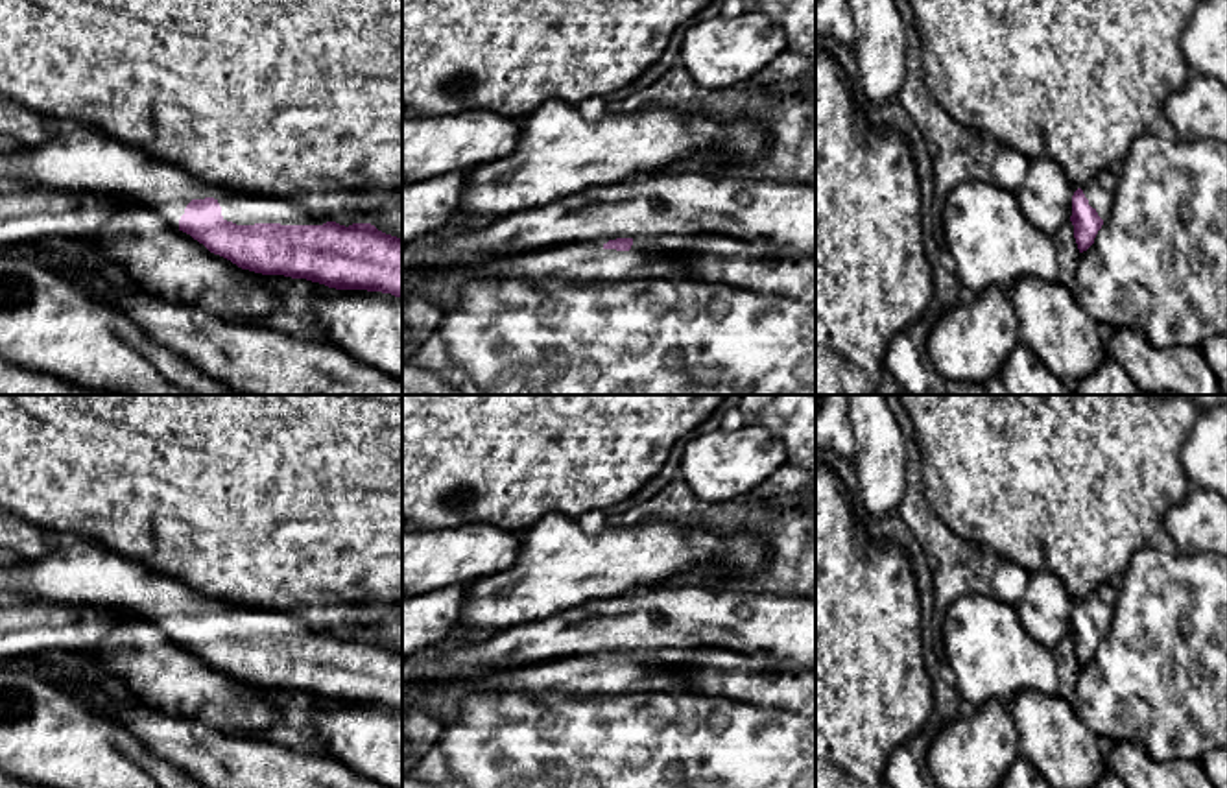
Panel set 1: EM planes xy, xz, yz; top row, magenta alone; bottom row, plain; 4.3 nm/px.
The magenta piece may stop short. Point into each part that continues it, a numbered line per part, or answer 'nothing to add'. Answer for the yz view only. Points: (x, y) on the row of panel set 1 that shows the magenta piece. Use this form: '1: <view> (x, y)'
1: yz (1100, 191)

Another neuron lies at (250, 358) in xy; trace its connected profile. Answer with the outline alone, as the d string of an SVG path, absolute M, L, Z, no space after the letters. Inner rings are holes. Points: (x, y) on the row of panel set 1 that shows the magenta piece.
M100 268L57 273L122 310L153 341L172 349L236 395L402 395L402 378L360 362L328 340L301 340L262 323L229 321L201 306L170 301L129 282L113 286Z

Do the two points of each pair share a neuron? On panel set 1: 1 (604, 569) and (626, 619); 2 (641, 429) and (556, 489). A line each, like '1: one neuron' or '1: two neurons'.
1: two neurons
2: one neuron

